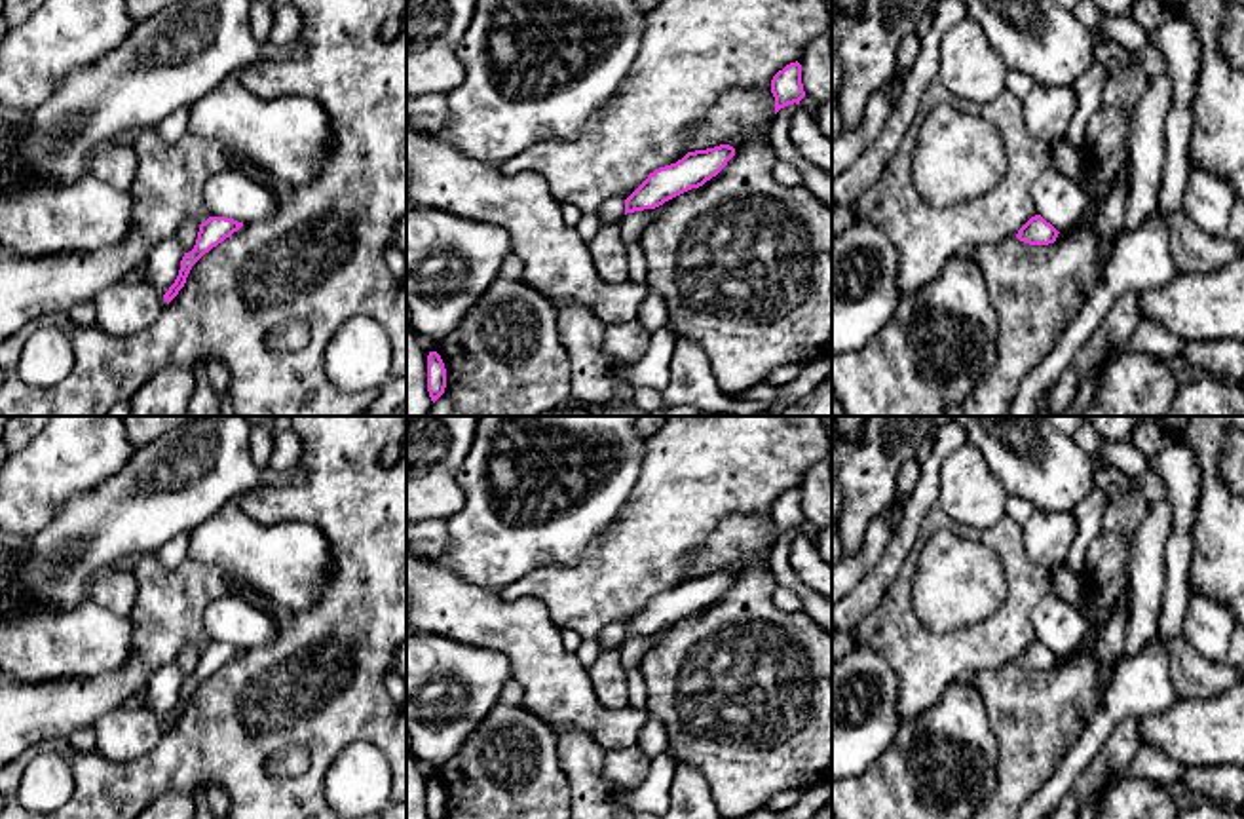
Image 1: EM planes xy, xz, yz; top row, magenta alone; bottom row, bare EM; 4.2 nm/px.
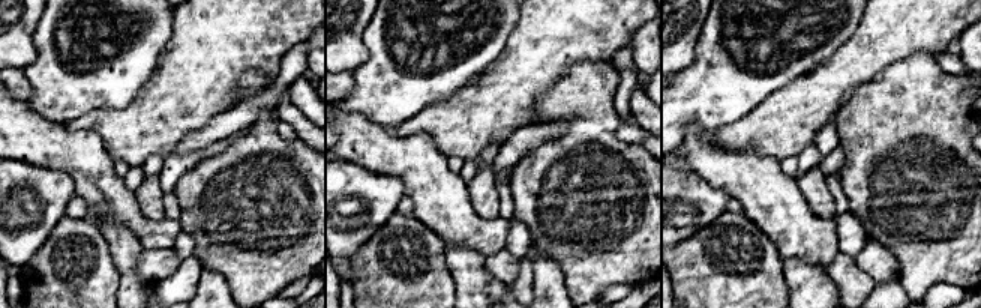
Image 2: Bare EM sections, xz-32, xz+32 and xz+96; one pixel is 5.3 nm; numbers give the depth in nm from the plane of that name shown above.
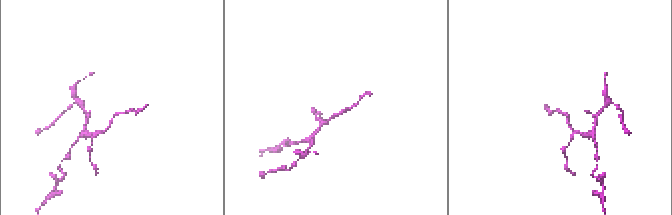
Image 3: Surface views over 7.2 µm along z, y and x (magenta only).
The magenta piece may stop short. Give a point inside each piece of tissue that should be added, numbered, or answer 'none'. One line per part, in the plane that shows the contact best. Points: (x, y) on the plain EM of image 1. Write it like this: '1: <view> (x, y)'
none

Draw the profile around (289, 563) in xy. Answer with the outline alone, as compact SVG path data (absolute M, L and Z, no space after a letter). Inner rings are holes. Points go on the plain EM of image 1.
M230 502L190 530L188 559L213 564L258 589L281 610L310 610L330 581L323 532L304 521L266 524Z

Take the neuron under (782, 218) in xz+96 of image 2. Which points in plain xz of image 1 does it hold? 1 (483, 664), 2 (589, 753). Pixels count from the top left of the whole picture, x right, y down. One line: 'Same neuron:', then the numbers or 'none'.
Same neuron: none

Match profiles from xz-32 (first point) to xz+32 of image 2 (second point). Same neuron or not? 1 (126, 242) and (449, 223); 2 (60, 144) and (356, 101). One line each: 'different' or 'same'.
1: different
2: different

